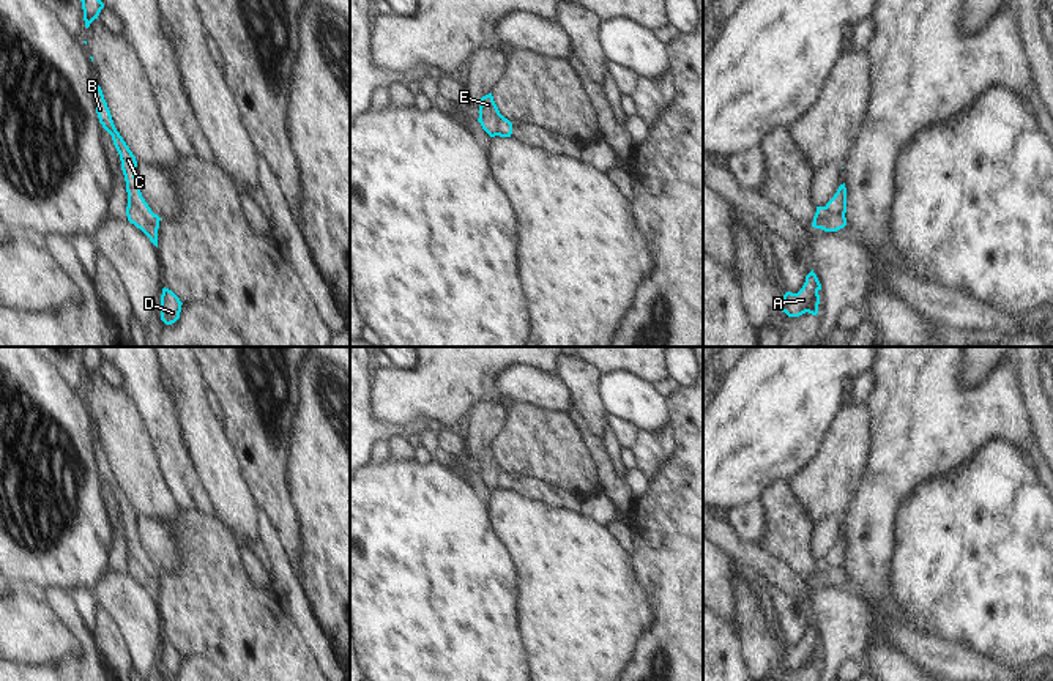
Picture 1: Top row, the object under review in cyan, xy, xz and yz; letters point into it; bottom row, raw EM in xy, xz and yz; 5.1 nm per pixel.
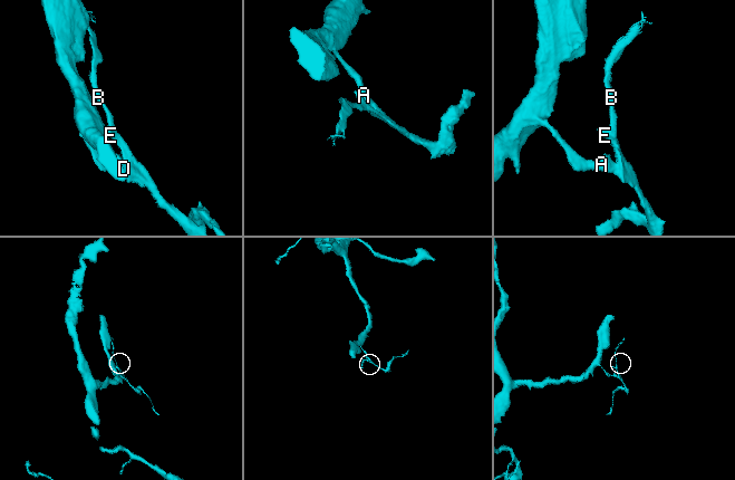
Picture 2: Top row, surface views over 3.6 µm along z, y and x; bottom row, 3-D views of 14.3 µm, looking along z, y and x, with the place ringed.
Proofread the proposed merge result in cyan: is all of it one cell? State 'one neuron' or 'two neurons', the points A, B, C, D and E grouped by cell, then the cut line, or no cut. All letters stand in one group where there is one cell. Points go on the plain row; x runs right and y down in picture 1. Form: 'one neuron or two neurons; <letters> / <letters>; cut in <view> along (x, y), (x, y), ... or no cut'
two neurons; A D E / B C; cut in xy along (128, 552), (156, 584)

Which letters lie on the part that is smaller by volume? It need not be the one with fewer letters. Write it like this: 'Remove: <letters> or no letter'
Remove: B, C

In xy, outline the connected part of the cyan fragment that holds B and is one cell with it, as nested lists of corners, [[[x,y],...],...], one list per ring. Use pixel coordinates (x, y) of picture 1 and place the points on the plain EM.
[[[98,435],[95,437],[93,443],[95,443],[95,456],[96,456],[96,467],[98,467],[99,476],[112,489],[113,498],[120,508],[121,523],[126,534],[128,553],[134,560],[137,560],[142,569],[148,574],[148,577],[158,583],[161,571],[151,564],[151,561],[142,550],[137,530],[136,530],[136,520],[137,520],[136,509],[132,508],[132,504],[129,503],[129,500],[117,484],[110,463],[104,452],[102,443],[98,438]]]

